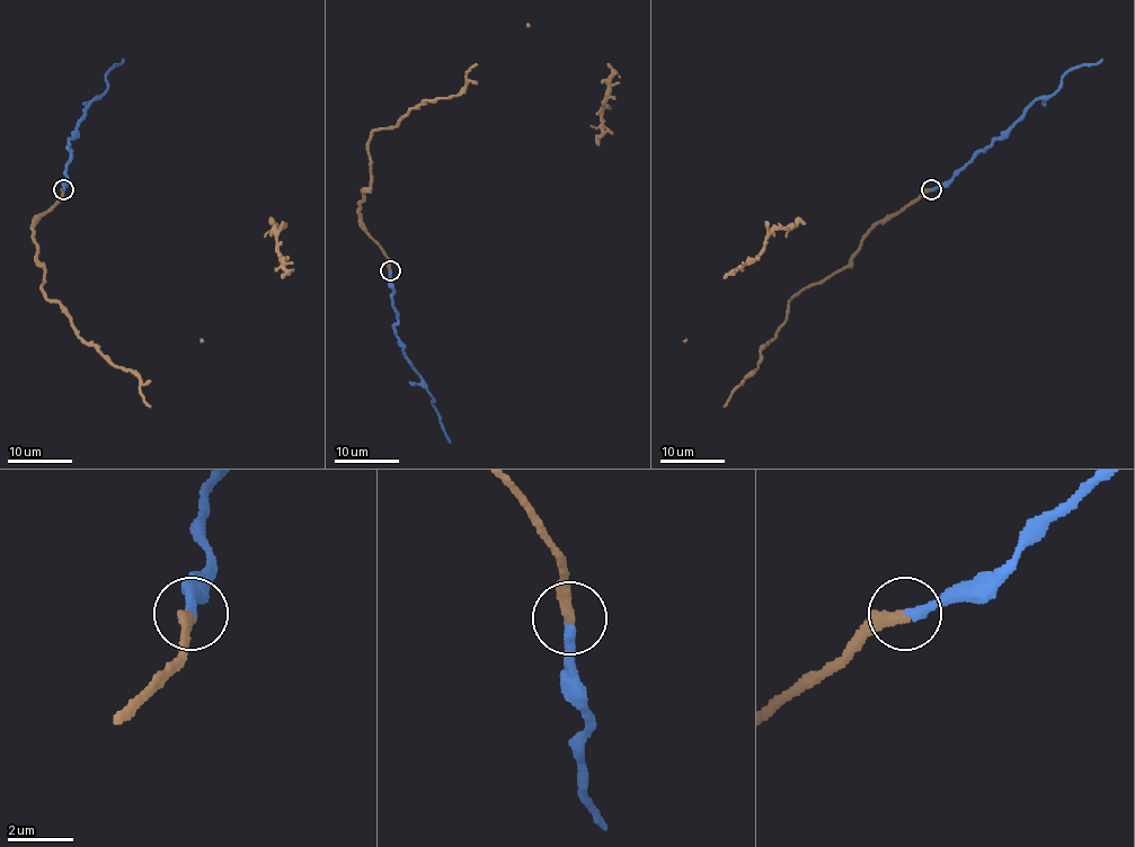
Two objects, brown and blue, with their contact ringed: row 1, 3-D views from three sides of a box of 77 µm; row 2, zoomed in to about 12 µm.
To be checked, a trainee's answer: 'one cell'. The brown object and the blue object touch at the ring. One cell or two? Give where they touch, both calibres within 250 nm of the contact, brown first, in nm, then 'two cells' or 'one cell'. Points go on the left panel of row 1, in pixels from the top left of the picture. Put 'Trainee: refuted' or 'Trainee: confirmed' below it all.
(63, 189) | 360/280 nm | two cells
Trainee: refuted

